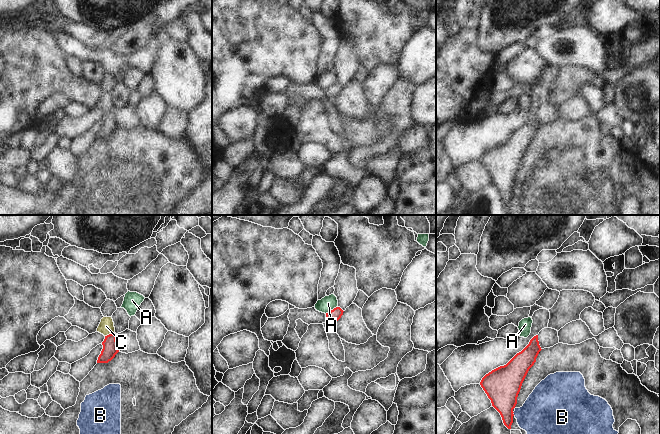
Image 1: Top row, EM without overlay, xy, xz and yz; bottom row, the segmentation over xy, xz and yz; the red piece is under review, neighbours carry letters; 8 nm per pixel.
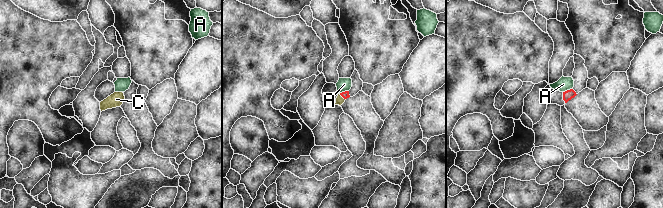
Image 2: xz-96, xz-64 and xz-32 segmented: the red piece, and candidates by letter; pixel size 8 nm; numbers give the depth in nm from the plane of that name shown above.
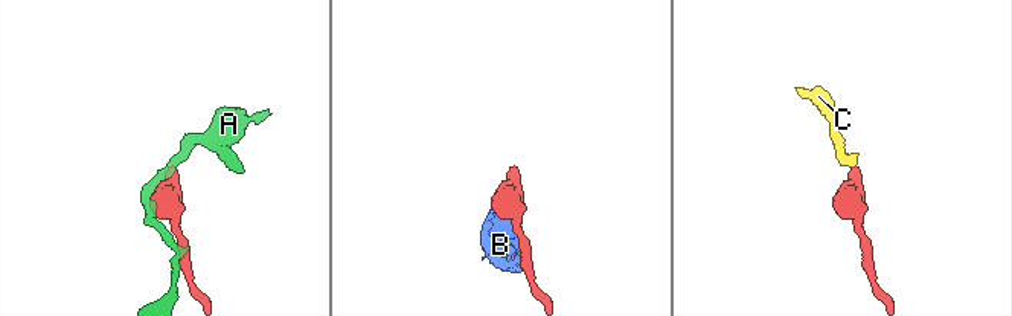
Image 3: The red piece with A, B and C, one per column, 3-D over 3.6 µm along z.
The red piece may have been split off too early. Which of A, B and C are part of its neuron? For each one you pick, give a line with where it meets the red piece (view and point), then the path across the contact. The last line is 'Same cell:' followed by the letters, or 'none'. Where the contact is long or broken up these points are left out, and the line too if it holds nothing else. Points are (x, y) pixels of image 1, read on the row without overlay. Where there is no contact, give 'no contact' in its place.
C: xy (109, 110) | across xy (110, 125), (109, 110), (106, 102)
Same cell: C

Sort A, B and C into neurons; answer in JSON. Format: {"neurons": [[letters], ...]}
{"neurons": [["A"], ["B"], ["C"]]}

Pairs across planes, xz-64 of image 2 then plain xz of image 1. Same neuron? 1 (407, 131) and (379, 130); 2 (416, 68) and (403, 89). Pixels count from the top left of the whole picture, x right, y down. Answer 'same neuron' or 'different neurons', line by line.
1: different neurons
2: different neurons

